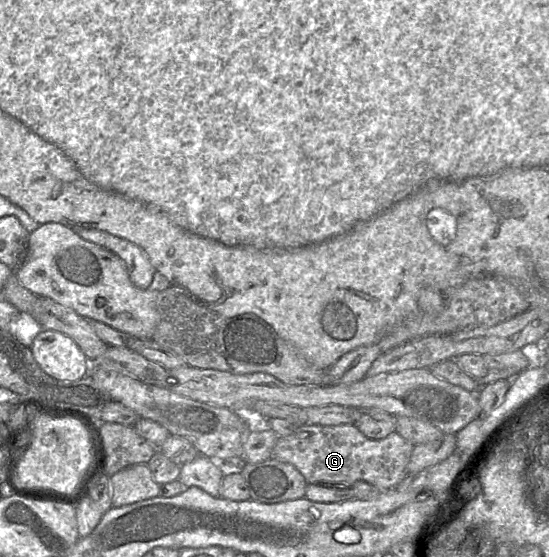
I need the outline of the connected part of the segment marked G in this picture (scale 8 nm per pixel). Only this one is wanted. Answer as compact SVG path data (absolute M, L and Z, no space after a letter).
M309 424L297 427L288 436L280 437L272 450L271 458L295 466L308 484L352 485L363 480L380 490L389 490L408 475L407 465L413 448L396 431L382 439L370 439L352 424Z

